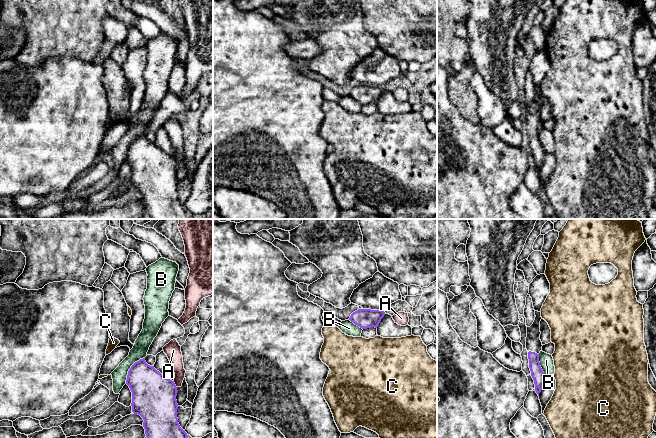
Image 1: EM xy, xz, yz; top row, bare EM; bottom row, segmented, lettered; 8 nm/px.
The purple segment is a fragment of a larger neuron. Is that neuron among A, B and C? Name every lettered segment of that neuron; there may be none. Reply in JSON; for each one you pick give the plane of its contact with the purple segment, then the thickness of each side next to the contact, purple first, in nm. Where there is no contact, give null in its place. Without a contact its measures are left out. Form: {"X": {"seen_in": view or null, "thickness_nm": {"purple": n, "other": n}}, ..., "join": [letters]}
{"join": []}

